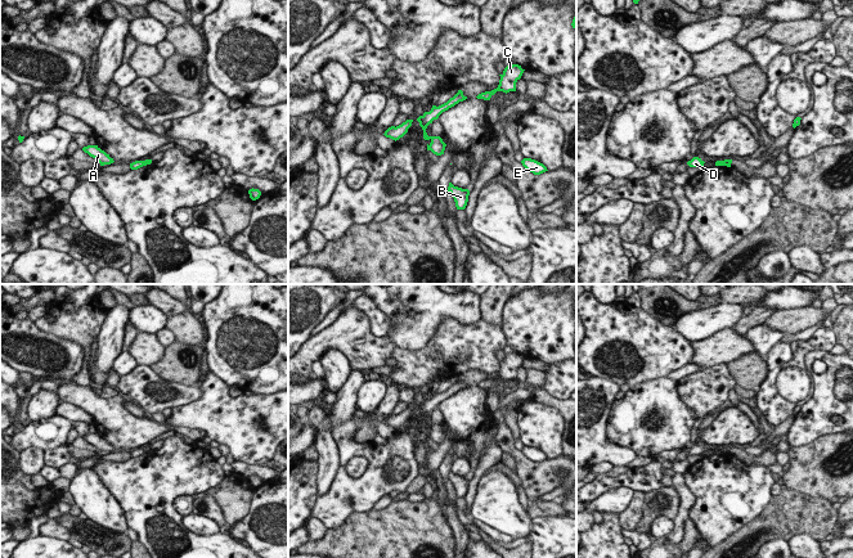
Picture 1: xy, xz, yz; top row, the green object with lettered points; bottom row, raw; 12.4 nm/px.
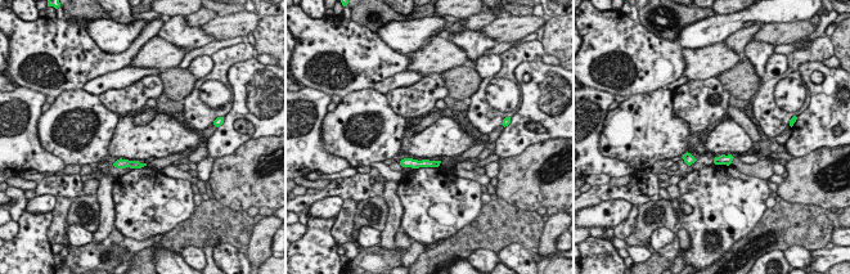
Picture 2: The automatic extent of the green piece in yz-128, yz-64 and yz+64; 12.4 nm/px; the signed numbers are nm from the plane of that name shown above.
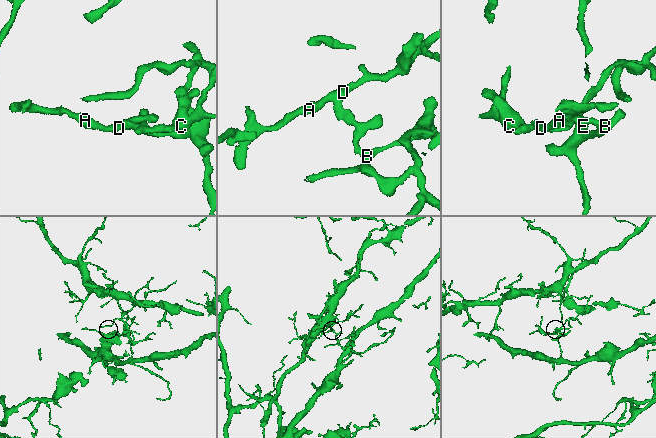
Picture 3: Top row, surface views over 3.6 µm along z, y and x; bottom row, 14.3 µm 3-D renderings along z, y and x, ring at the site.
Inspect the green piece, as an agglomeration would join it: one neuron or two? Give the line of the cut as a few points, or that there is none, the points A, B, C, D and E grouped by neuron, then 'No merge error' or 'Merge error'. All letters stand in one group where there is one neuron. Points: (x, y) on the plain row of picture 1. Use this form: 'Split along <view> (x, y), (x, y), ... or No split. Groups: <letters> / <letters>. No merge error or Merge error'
Split along yz (715, 450), (722, 453). Groups: A C D / B E. Merge error

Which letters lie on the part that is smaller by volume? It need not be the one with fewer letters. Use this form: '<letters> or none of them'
A, C, D

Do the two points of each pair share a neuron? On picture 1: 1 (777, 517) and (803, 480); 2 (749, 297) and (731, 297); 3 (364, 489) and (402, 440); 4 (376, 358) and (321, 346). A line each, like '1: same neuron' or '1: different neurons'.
1: different neurons
2: same neuron
3: same neuron
4: same neuron

